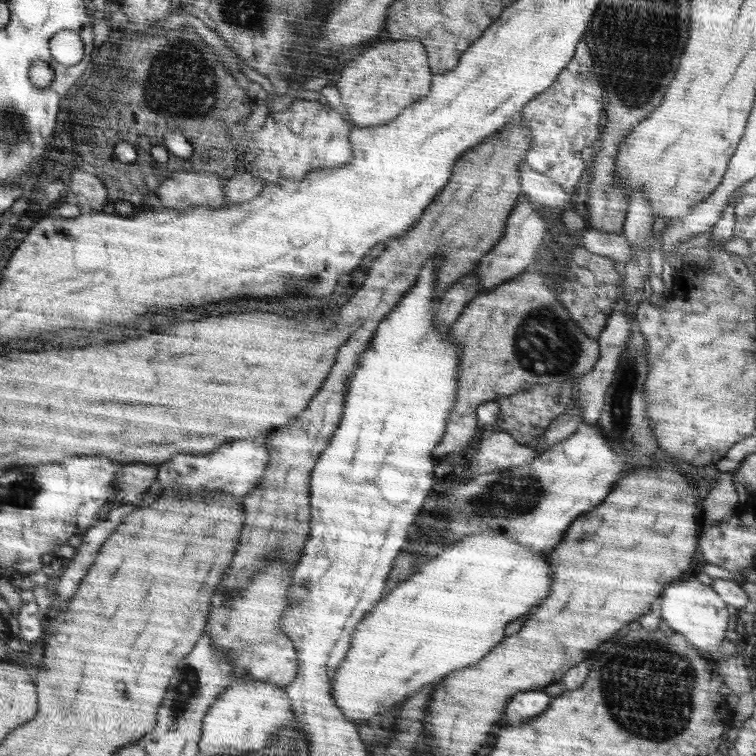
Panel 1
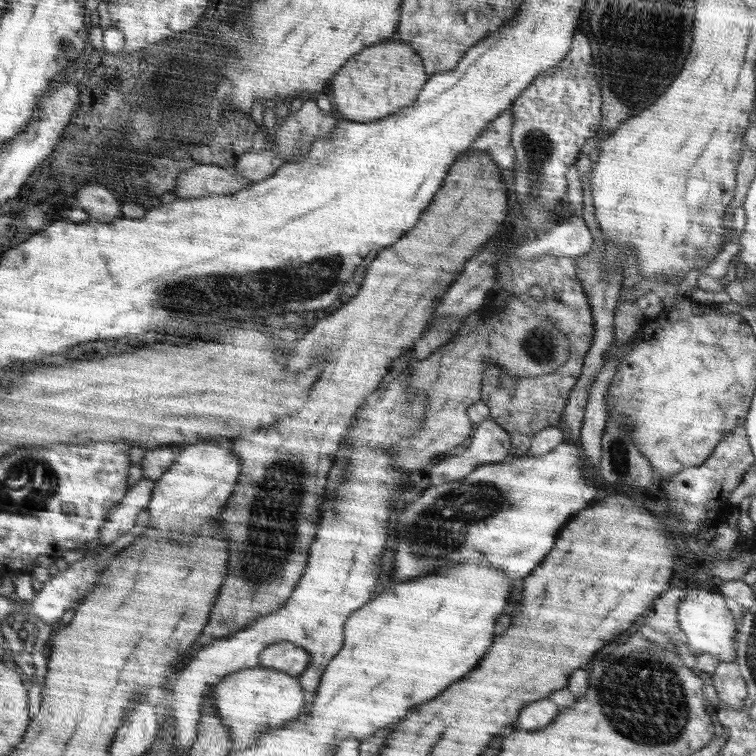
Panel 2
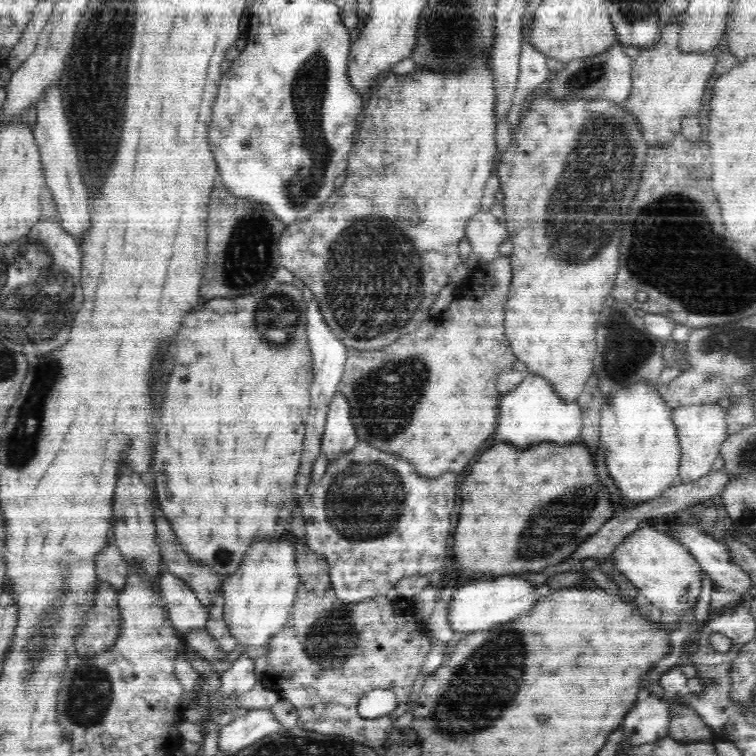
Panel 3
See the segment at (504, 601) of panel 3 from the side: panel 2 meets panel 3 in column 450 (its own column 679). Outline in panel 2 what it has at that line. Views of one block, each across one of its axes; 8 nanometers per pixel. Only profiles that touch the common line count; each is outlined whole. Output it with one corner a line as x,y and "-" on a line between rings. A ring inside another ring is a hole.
690,586
686,590
684,600
679,602
677,625
686,635
686,645
692,654
703,653
707,657
718,657
721,664
732,664
736,662
734,660
736,654
732,654
732,650
736,648
736,641
734,641
736,624
722,596
720,593
708,592
698,586

